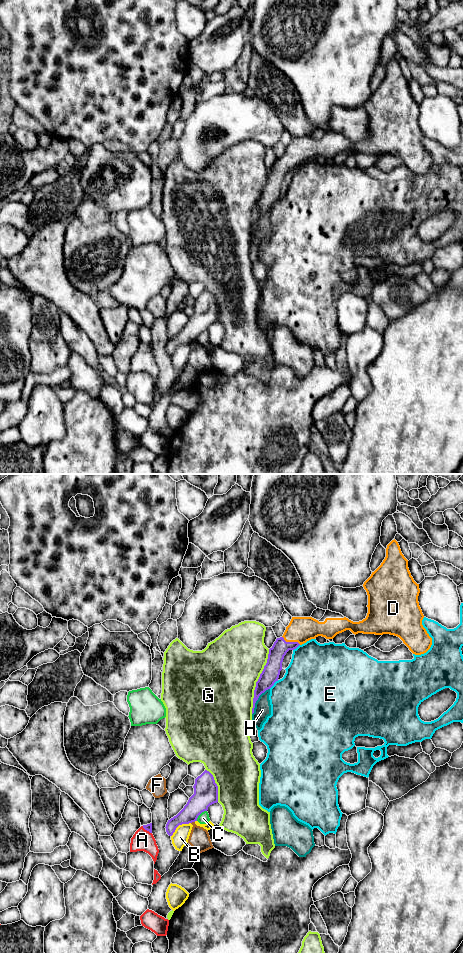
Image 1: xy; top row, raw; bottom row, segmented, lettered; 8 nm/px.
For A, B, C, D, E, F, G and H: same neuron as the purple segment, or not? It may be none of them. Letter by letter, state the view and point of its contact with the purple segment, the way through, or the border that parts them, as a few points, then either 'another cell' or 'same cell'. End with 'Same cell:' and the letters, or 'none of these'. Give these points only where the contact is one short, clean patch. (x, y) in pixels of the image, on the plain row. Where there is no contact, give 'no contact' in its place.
A: contact xy (147, 350); border xy (142, 346), (151, 353); another cell
B: contact xy (179, 344); another cell
C: contact xy (200, 333); border xy (206, 330), (196, 340); another cell
D: contact xy (291, 162); same cell
E: contact xy (273, 204); another cell
F: contact xy (192, 341); border xy (194, 341), (191, 343); another cell
G: contact xy (257, 201); another cell
H: contact xy (257, 219); another cell
Same cell: D

